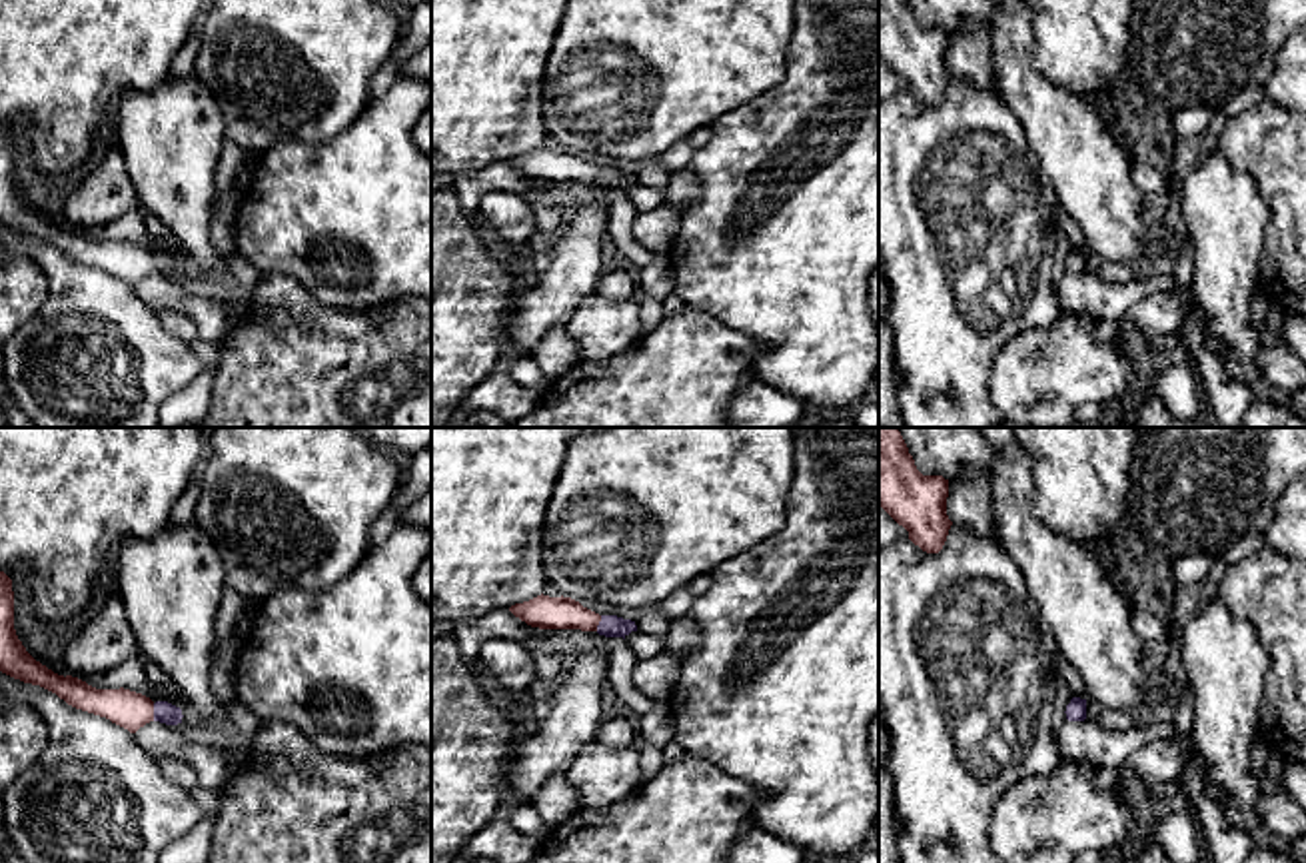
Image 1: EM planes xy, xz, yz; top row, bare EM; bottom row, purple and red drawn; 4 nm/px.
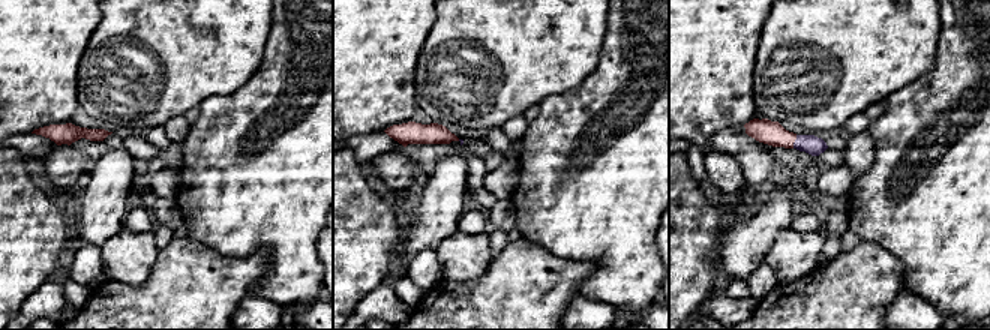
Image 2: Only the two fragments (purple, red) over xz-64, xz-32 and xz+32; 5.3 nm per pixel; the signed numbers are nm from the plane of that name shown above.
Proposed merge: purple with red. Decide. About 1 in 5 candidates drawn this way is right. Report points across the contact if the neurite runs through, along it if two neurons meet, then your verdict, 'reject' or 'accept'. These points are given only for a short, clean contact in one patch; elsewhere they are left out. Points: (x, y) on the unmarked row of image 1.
runs through xy (164, 264), (154, 264), (130, 262); accept

